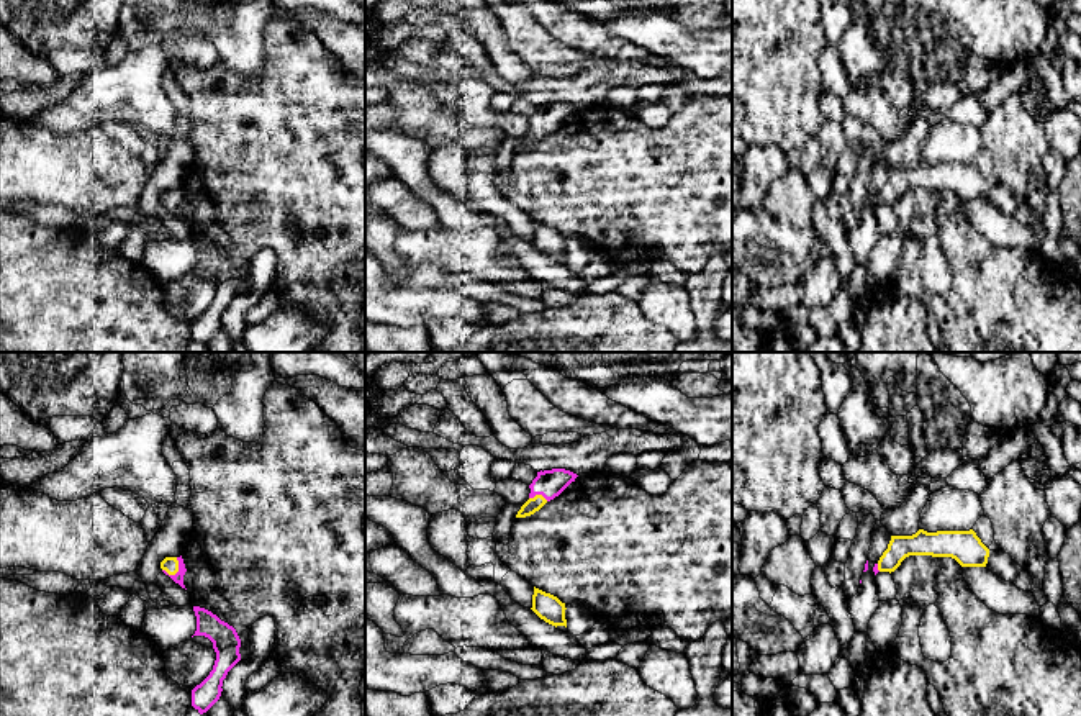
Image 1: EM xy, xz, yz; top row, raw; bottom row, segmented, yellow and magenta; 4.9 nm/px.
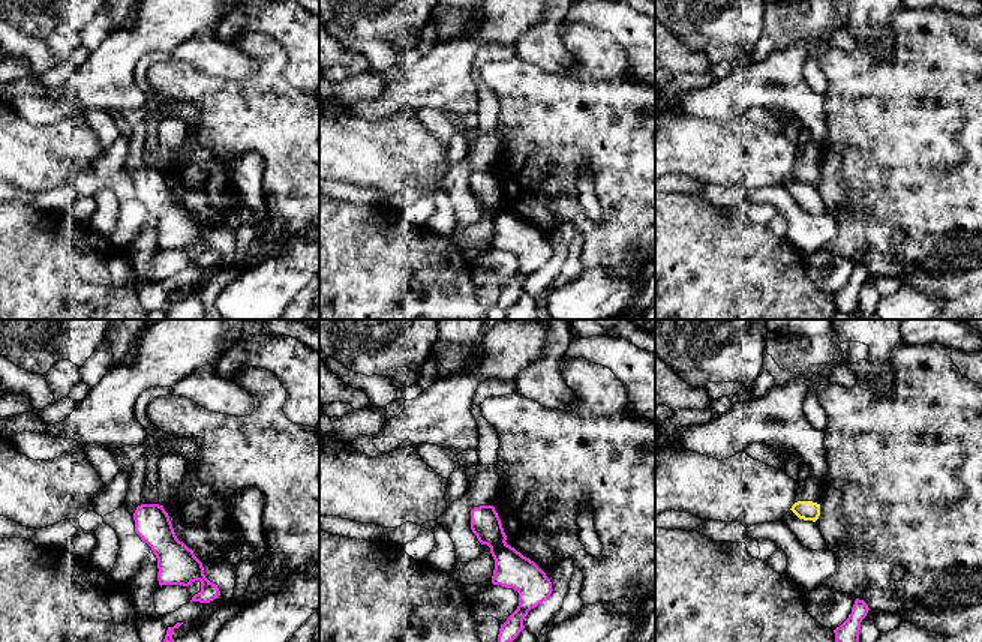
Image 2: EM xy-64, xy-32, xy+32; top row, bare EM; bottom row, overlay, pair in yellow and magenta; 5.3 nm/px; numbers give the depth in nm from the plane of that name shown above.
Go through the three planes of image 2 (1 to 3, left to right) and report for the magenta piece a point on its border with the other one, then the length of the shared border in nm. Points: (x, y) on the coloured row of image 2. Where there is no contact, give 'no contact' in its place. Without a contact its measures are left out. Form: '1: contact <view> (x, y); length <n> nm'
1: no contact
2: no contact
3: no contact

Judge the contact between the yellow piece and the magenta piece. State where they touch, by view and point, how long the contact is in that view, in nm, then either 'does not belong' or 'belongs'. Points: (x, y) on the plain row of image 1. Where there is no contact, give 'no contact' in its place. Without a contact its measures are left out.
meets yellow in xy at (177, 202); contact 100 nm long; belongs

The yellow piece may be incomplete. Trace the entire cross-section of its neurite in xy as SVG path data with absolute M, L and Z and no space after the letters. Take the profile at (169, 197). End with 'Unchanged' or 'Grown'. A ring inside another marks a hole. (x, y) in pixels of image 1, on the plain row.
M182 188L180 190L165 190L161 195L161 202L175 216L179 216L182 221L185 221L185 218L183 218L183 208L185 208L187 202L185 202Z. Grown

